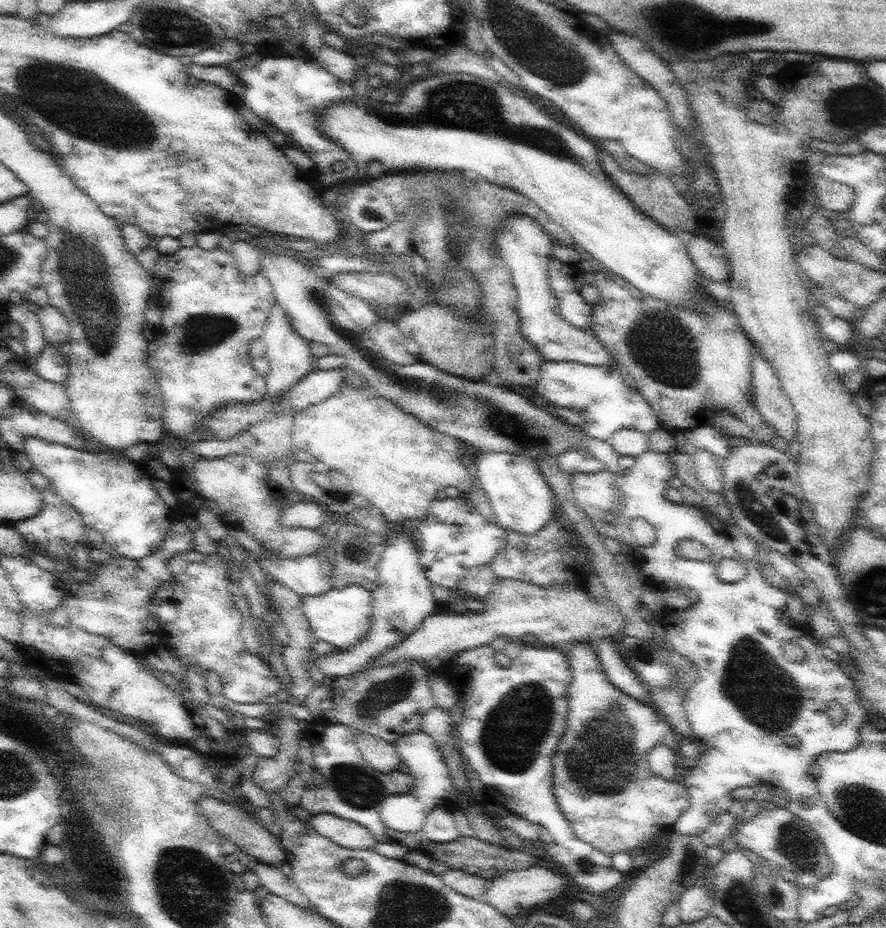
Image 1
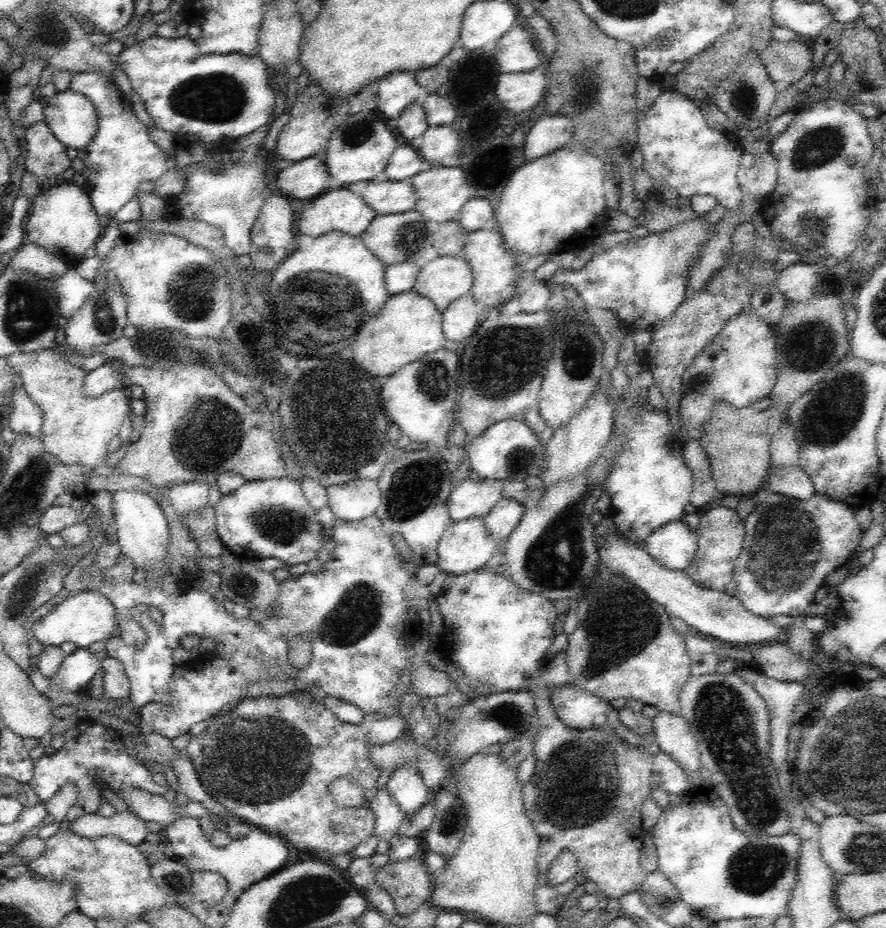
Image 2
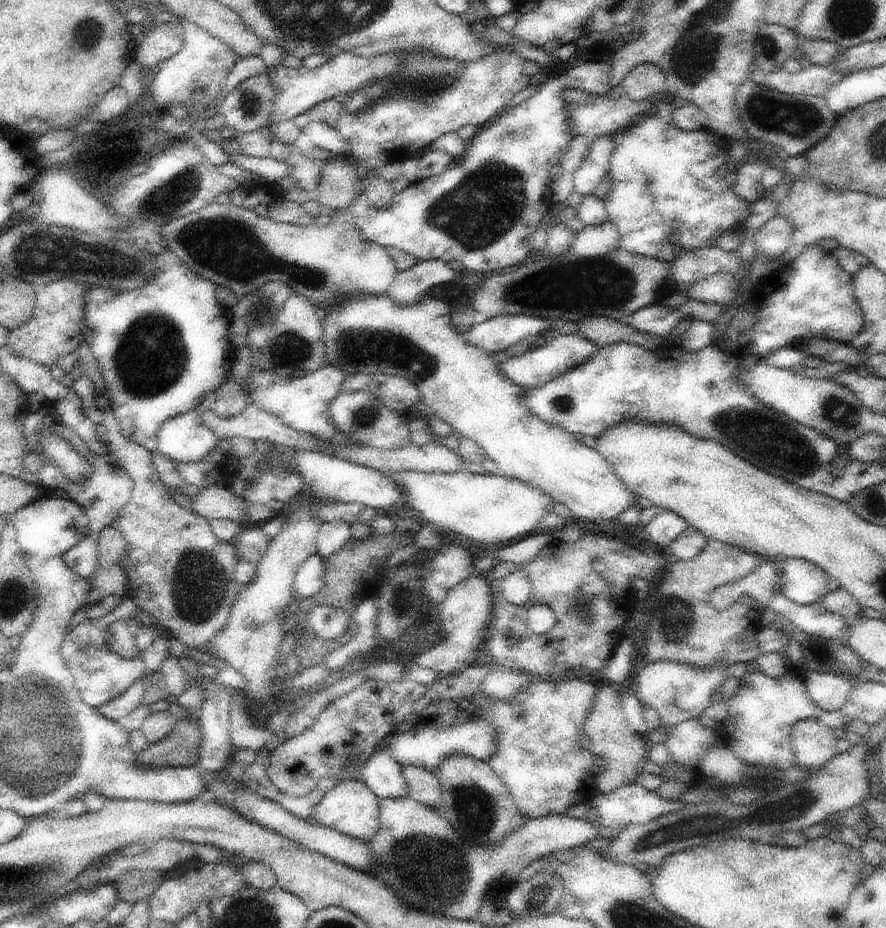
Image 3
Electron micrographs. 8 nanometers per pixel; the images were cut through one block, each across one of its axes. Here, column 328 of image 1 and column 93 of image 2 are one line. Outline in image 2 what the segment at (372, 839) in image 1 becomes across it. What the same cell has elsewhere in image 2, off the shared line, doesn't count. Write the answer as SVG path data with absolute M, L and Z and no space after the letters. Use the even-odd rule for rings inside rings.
M132 811L115 813L104 817L99 813L88 813L73 820L66 826L78 836L100 838L100 836L117 836L134 846L143 842L150 832L146 820L138 818Z

